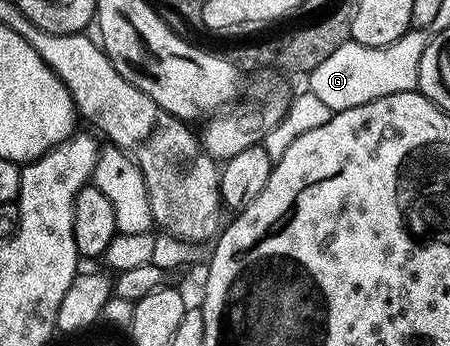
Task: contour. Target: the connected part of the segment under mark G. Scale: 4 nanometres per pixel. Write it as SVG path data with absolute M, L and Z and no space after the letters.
M411 27L388 46L363 46L348 39L309 74L309 92L317 95L325 107L337 113L349 107L361 107L385 95L416 92L419 88L421 55L425 55L425 47L431 38L432 34L428 30Z

